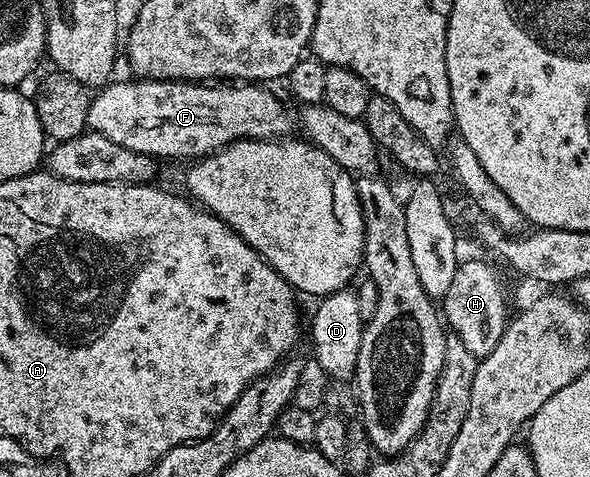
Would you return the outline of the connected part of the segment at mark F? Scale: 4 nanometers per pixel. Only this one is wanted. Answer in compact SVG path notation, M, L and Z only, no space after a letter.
M129 78L130 80L122 80L111 82L93 93L90 105L88 106L88 122L86 123L89 131L96 134L104 134L104 138L109 138L111 142L117 142L119 146L128 146L128 150L136 150L140 154L148 154L155 158L163 158L167 156L170 160L186 160L193 161L195 158L210 156L213 152L219 152L224 146L228 146L237 140L272 140L282 138L287 135L286 132L290 128L290 112L269 92L269 87L259 86L254 82L242 82L237 86L207 86L202 82L187 82L184 80L144 80L141 78Z

